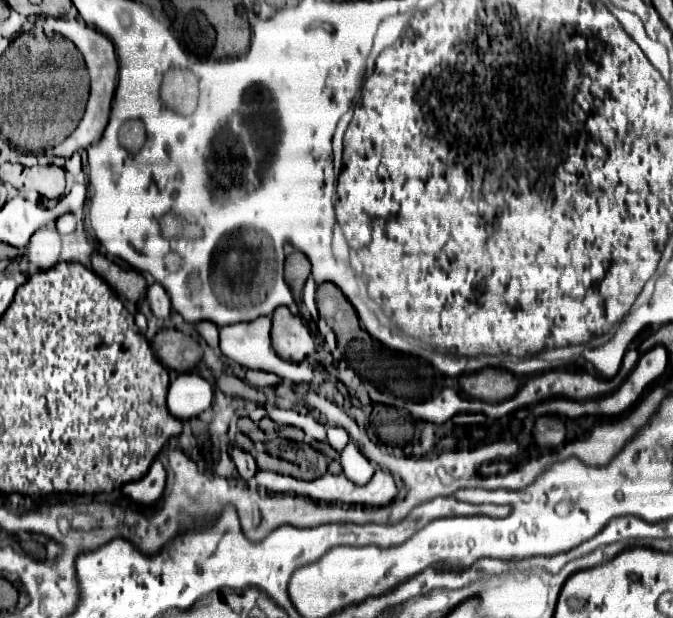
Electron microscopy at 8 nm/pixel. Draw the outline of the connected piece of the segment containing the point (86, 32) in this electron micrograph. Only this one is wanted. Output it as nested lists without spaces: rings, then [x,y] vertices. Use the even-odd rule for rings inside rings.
[[[48,19],[48,25],[52,31],[64,35],[66,39],[70,39],[78,51],[82,53],[86,67],[88,67],[88,75],[90,75],[90,97],[86,103],[86,111],[84,117],[80,119],[78,127],[72,131],[72,135],[68,135],[60,145],[56,145],[52,149],[54,155],[60,157],[70,157],[72,153],[76,153],[78,149],[86,149],[88,145],[96,143],[102,137],[104,127],[108,125],[108,117],[110,117],[110,105],[112,105],[112,97],[114,97],[114,89],[116,89],[116,79],[118,79],[118,61],[116,61],[116,49],[110,41],[110,37],[106,37],[104,33],[100,33],[98,29],[92,29],[88,25],[82,25],[74,19]]]

